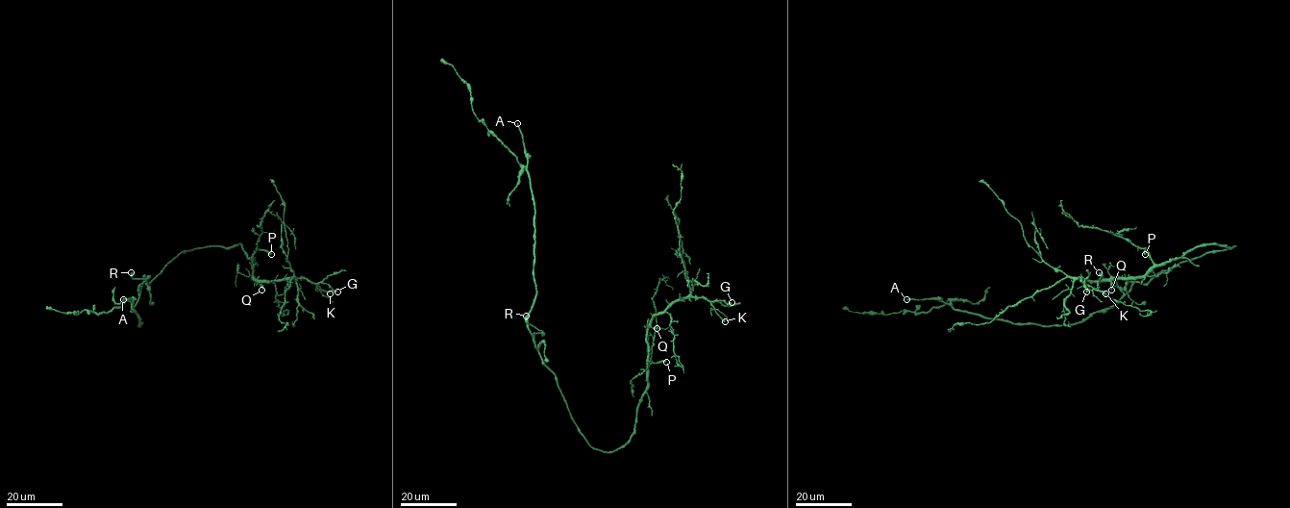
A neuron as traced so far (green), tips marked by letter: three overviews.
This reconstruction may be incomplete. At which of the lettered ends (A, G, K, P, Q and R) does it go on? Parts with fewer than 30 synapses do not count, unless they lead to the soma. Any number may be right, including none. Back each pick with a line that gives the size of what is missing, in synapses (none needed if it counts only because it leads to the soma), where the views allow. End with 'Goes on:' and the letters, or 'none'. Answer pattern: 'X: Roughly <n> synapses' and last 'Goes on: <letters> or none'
A: Roughly 60 synapses
P: Roughly 90 synapses
Goes on: A, P

